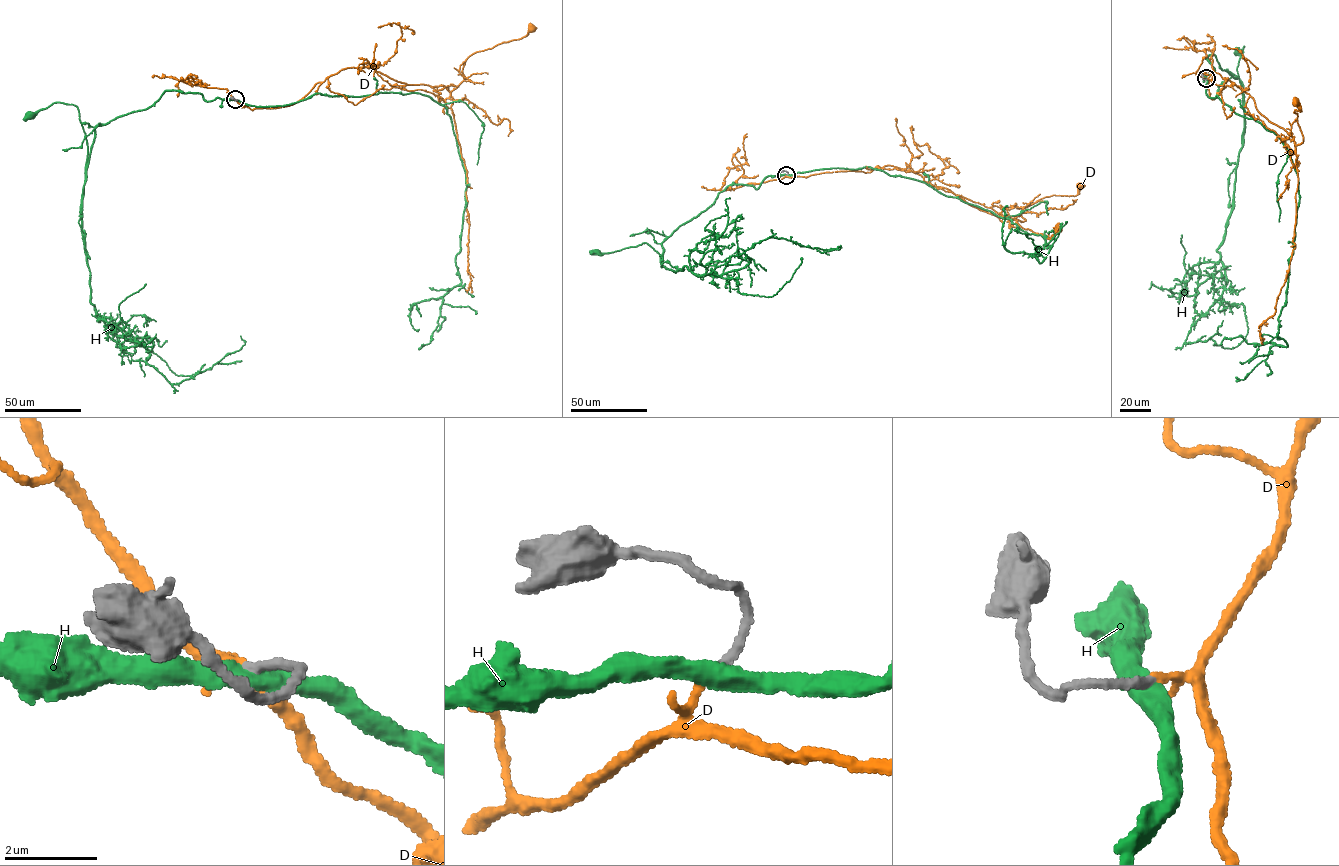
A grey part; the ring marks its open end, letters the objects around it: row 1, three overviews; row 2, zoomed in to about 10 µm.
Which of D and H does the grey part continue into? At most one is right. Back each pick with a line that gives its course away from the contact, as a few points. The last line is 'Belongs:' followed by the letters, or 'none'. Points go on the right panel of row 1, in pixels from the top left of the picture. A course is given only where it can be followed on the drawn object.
D: it runs (1206, 79), (1211, 99), (1231, 81), (1295, 146), (1303, 139), (1295, 103)
Belongs: D

